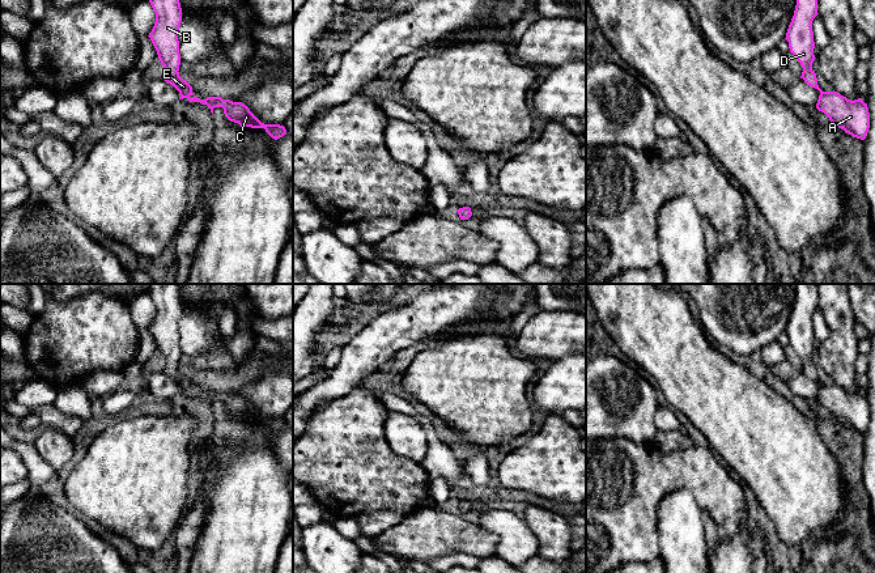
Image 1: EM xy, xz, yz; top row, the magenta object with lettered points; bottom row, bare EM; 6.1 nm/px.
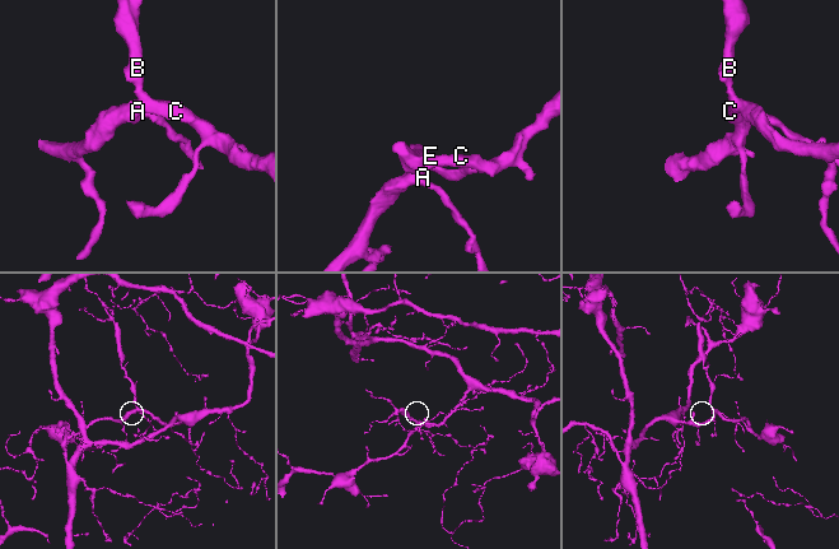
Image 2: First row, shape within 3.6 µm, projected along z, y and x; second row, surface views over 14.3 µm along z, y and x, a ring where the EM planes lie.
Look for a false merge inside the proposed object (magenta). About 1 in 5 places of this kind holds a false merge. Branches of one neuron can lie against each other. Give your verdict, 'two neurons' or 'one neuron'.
one neuron

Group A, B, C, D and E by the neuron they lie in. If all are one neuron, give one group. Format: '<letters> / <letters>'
A B C D E

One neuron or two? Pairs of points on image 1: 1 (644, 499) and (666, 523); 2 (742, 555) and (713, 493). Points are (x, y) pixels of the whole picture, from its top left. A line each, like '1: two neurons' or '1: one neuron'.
1: two neurons
2: two neurons

